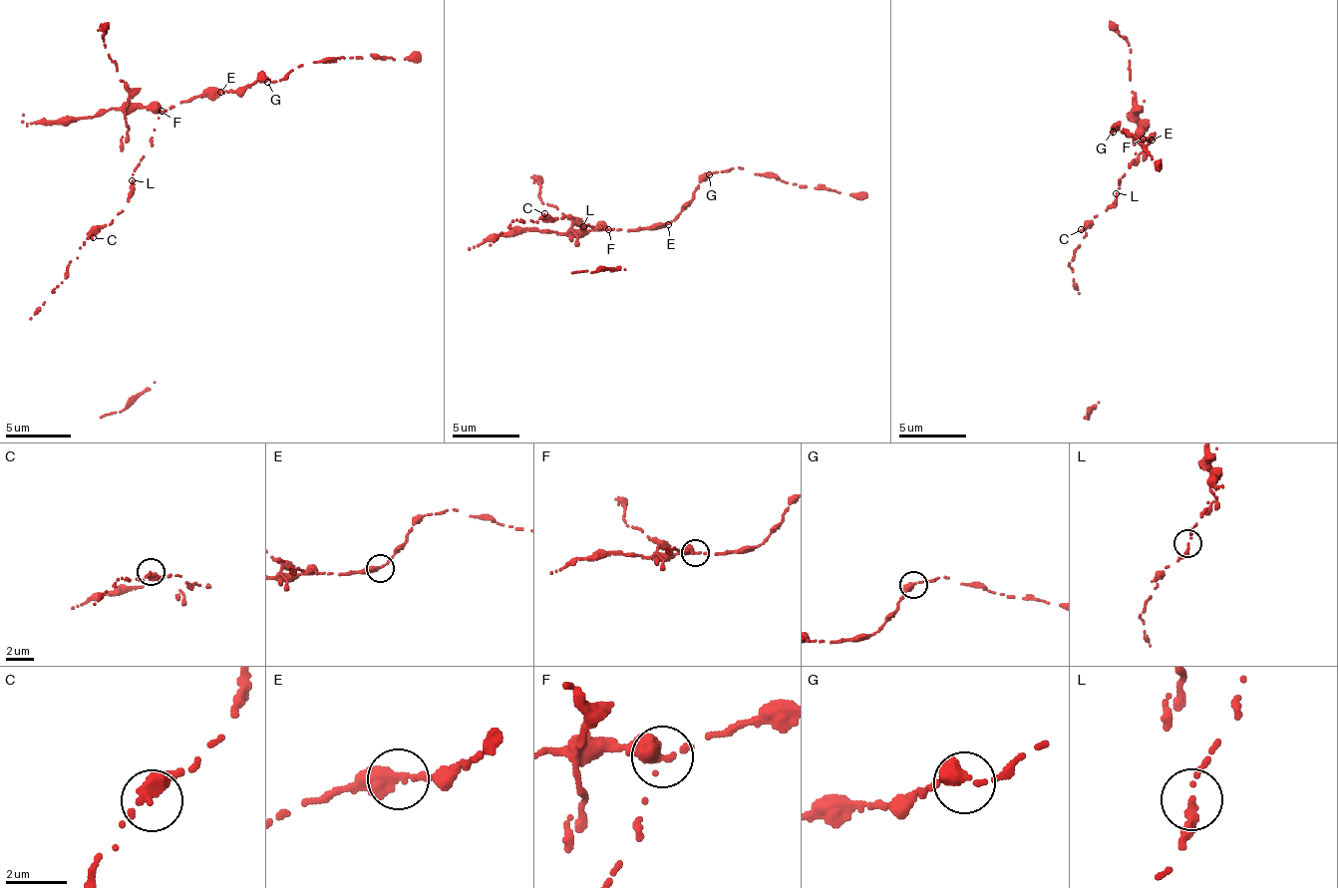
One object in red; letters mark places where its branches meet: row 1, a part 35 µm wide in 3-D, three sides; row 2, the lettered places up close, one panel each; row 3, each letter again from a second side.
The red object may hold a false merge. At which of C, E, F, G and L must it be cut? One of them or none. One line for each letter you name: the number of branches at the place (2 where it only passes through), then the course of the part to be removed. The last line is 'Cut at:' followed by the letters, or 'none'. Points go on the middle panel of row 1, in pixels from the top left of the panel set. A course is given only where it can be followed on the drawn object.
F: 2 branches meet; foreign part runs (609, 228), (579, 231), (571, 226), (573, 218), (541, 200), (532, 174)
Cut at: F

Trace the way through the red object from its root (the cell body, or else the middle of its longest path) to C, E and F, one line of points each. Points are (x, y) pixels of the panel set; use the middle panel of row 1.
C: (583, 226), (575, 218), (553, 220), (544, 213)
E: (583, 226), (599, 225), (602, 230), (601, 227), (616, 231), (668, 224)
F: (583, 226), (609, 228)

